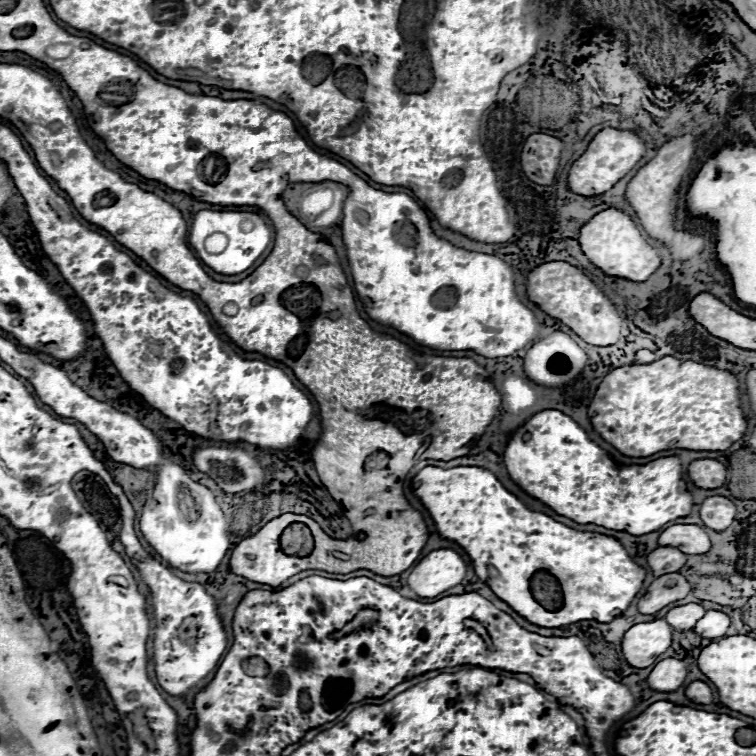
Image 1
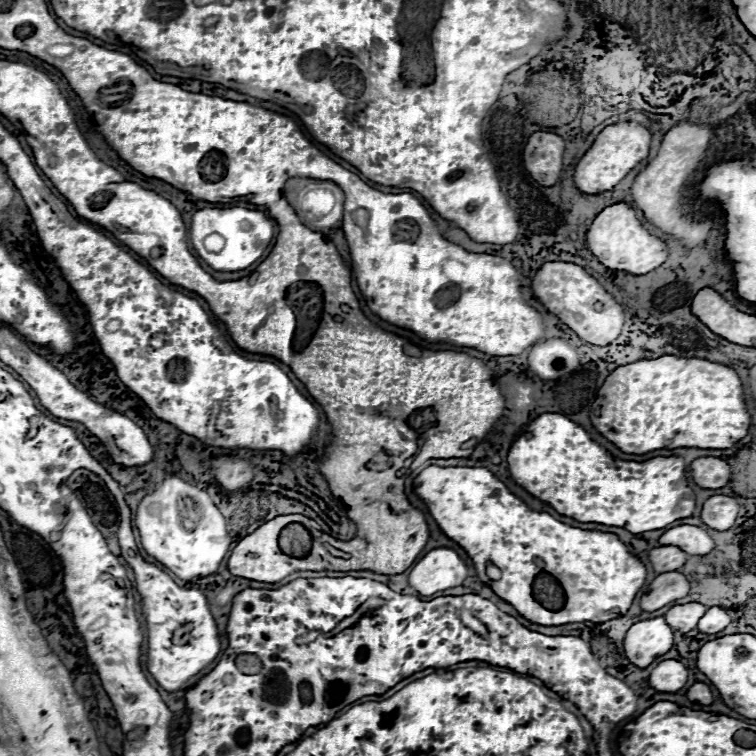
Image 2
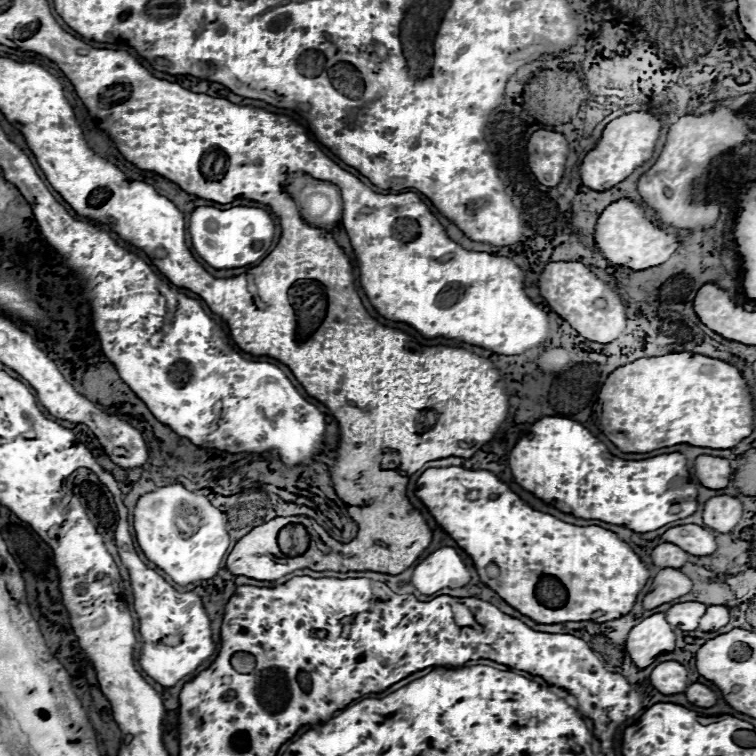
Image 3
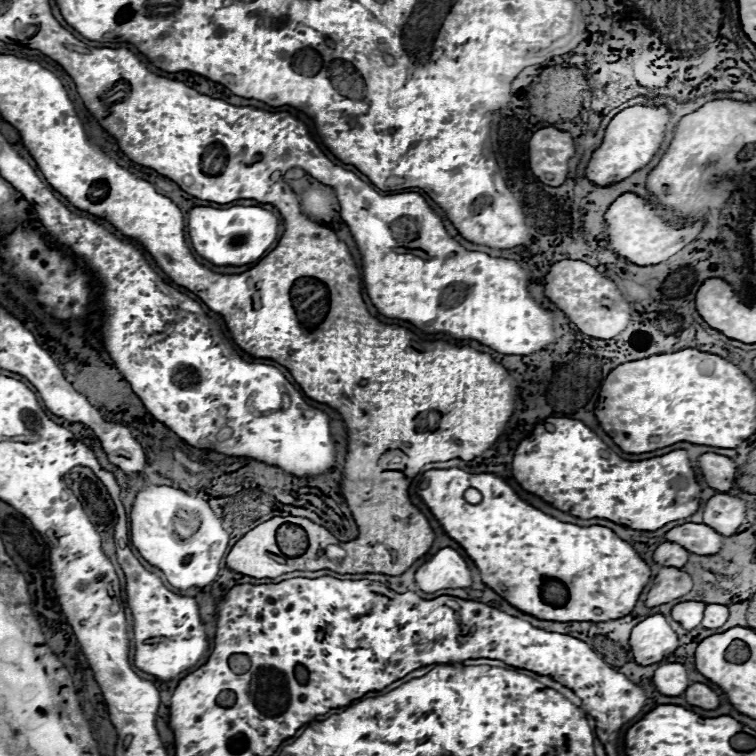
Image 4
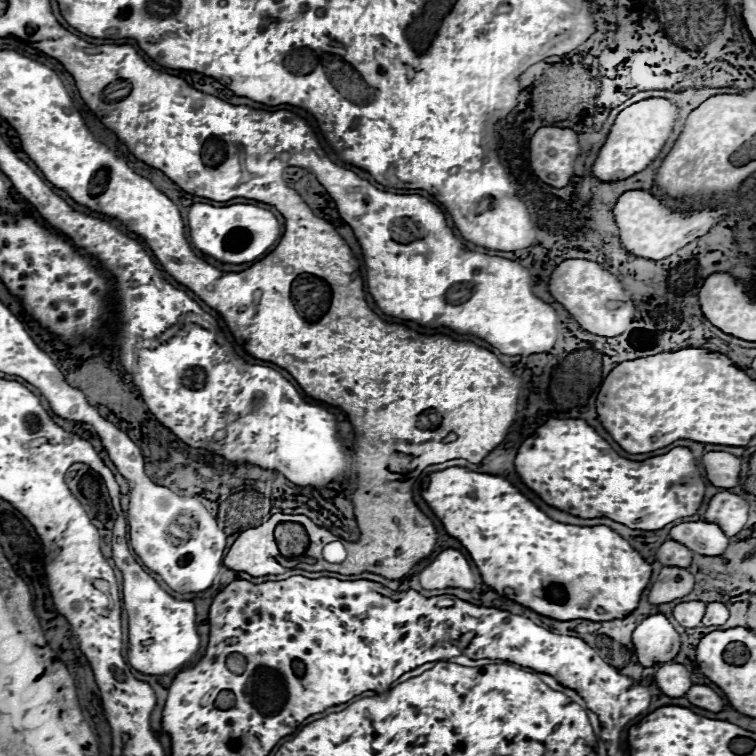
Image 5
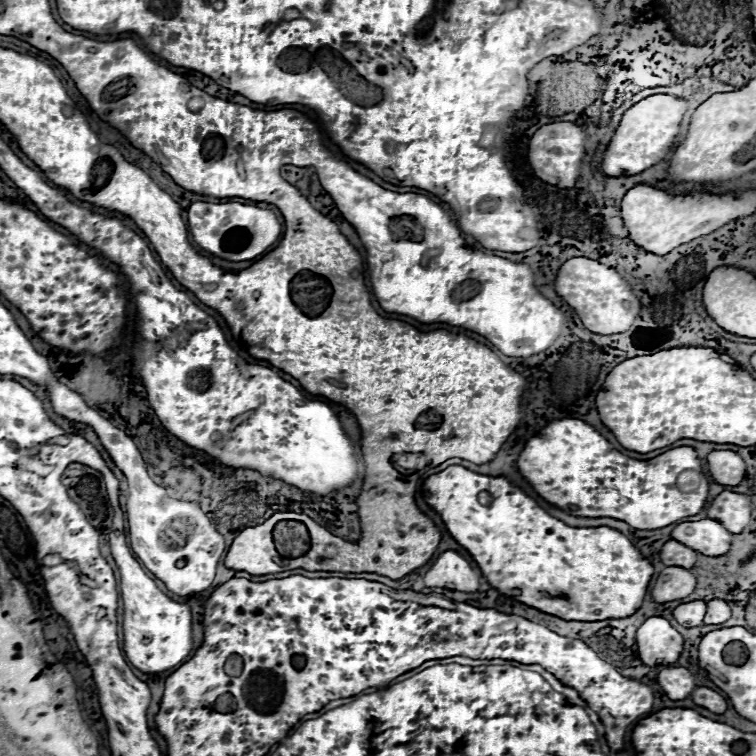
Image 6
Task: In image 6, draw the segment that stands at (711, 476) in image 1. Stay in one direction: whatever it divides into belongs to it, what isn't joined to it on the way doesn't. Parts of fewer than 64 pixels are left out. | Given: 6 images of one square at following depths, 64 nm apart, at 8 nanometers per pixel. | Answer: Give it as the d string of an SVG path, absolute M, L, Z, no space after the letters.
M714 450L706 456L708 472L716 484L722 486L738 486L744 478L746 464L732 450Z

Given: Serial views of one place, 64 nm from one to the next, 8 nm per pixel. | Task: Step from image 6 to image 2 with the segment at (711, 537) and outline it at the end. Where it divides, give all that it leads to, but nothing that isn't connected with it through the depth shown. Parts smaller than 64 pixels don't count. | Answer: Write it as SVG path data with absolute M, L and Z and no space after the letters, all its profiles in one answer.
M682 524L666 530L660 536L658 544L672 544L672 546L684 548L684 552L692 556L706 556L714 548L712 538L702 528L690 526L690 524Z

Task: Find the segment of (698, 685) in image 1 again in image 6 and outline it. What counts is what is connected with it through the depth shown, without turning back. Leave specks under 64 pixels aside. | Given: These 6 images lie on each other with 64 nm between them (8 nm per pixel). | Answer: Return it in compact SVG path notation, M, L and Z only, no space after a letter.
M706 686L694 688L692 694L690 694L690 698L692 698L694 704L698 704L698 706L710 710L710 712L716 712L716 714L722 714L726 710L726 706L728 706L726 700L718 692L714 692L714 690L706 688Z

